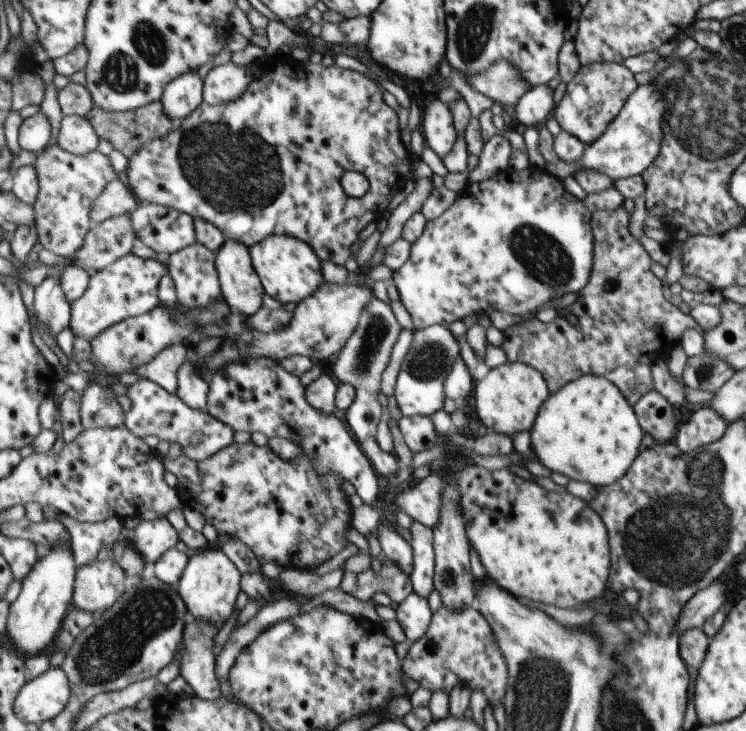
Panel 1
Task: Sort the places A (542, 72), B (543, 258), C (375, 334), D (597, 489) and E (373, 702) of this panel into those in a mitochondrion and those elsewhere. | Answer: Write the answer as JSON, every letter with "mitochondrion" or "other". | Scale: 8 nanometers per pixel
{"A":"other","B":"mitochondrion","C":"mitochondrion","D":"other","E":"other"}

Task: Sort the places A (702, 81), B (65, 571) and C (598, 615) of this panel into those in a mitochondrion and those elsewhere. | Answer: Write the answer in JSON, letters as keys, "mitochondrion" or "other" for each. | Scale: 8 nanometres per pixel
{"A":"mitochondrion","B":"other","C":"other"}

